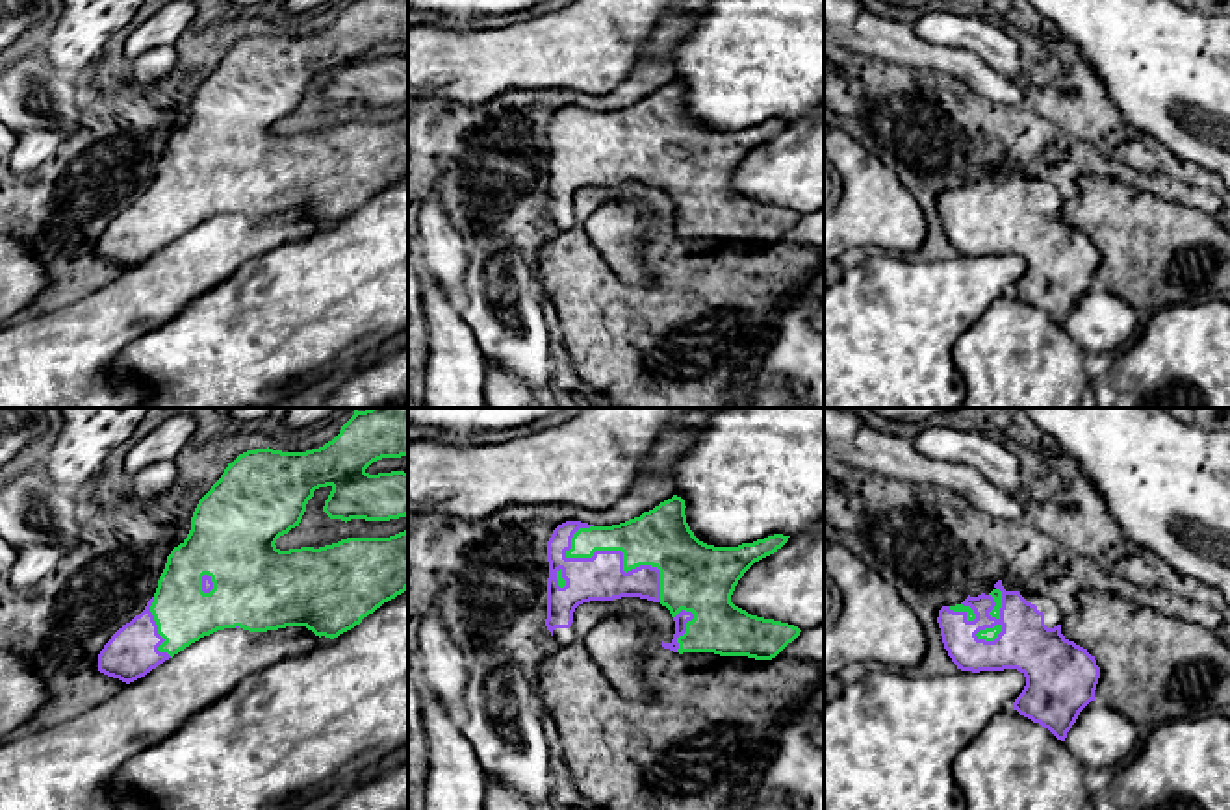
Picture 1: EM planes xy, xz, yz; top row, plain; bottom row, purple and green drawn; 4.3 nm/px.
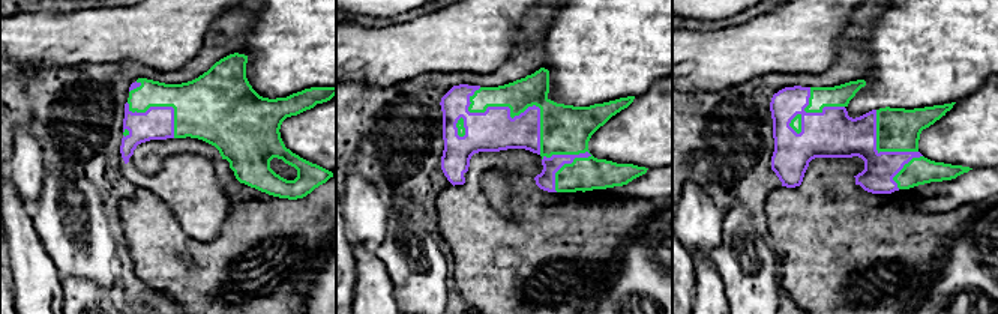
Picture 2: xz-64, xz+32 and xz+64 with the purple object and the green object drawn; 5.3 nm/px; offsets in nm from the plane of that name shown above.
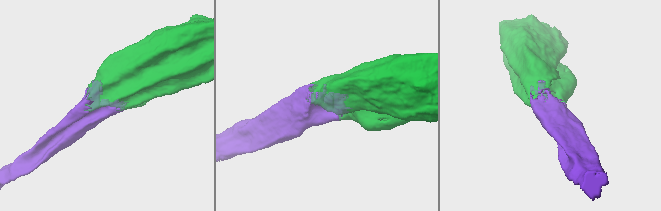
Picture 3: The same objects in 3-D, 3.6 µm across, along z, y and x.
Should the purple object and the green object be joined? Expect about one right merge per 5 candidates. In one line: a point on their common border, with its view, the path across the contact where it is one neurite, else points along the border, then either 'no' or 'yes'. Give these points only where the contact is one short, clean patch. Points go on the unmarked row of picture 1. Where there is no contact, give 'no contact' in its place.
meets purple in xz at (622, 141); yes

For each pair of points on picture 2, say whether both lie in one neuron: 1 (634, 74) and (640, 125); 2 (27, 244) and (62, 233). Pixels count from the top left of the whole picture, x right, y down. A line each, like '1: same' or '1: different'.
1: different
2: different

